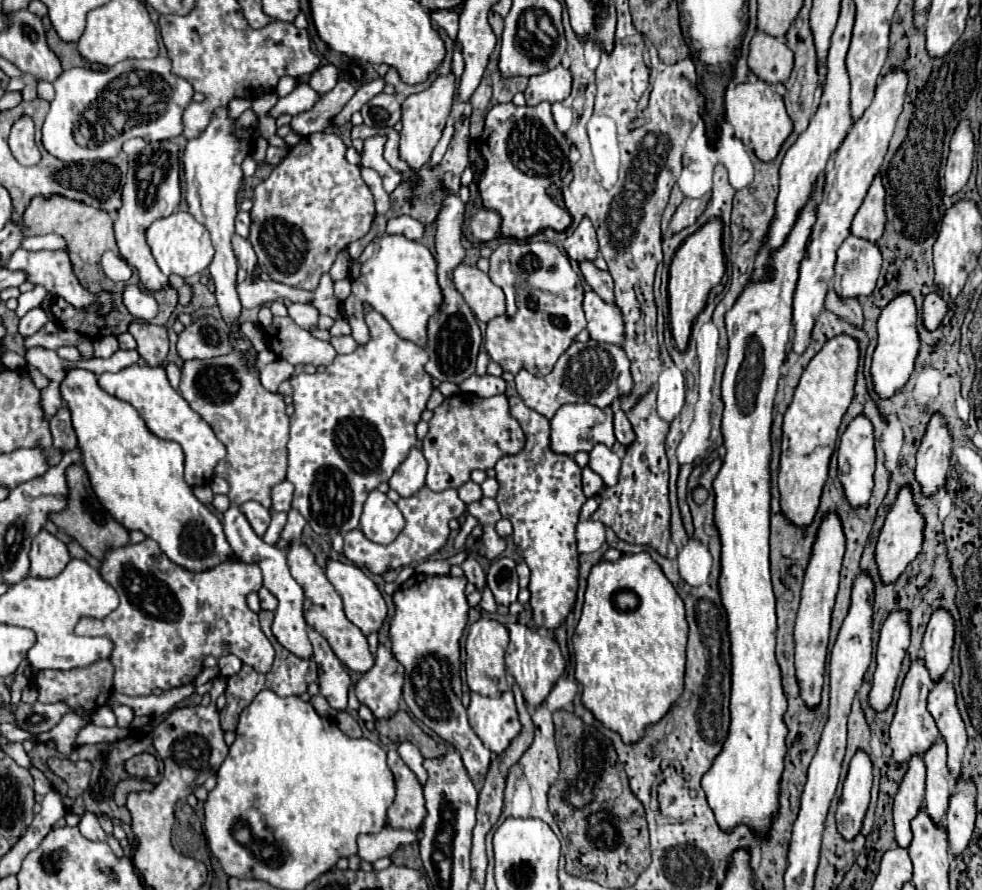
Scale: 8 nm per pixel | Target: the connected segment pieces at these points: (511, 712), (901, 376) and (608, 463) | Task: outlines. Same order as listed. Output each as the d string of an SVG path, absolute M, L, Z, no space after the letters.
M505 691L497 699L471 693L467 715L471 729L495 755L501 755L521 733L513 691Z
M895 295L885 309L881 311L879 317L879 343L873 353L873 363L871 363L871 375L875 383L875 391L881 397L891 397L895 391L899 391L909 375L913 373L913 363L919 351L919 333L917 333L917 307L911 295Z
M595 445L593 451L589 453L589 467L597 475L601 475L601 479L605 481L605 485L615 485L617 483L617 477L619 477L621 459L609 447Z

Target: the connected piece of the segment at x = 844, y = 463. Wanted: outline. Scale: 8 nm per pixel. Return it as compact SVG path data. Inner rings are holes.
M865 413L857 415L845 429L839 441L839 479L843 483L845 495L851 505L859 507L869 501L873 489L873 471L875 471L875 435L873 423Z

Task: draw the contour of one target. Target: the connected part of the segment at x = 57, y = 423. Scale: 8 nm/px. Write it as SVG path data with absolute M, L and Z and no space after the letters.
M65 405L51 419L49 427L51 427L51 437L53 437L53 449L61 449L65 453L77 449L77 437L75 437L75 431L71 427L69 409Z

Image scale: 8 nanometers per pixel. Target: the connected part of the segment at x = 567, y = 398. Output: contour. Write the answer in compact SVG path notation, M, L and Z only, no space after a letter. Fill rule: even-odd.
M589 339L587 343L571 343L571 347L559 357L555 369L545 377L535 377L529 371L521 369L515 375L517 391L527 407L535 409L537 413L553 419L557 409L565 403L591 403L597 407L609 407L615 399L623 395L631 395L633 379L629 369L629 359L619 345L613 343L595 343Z

